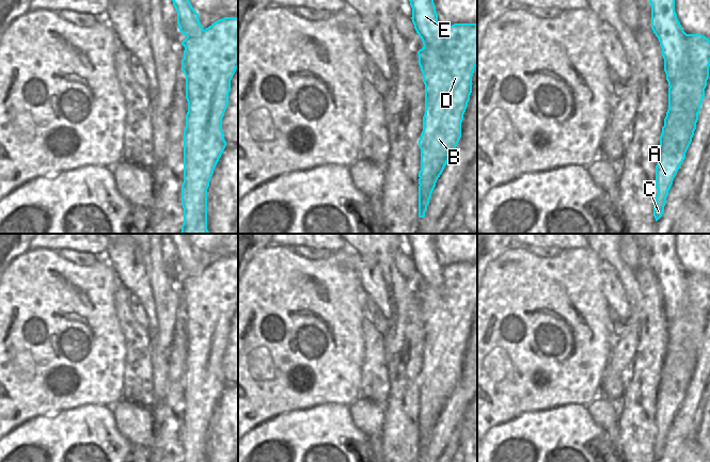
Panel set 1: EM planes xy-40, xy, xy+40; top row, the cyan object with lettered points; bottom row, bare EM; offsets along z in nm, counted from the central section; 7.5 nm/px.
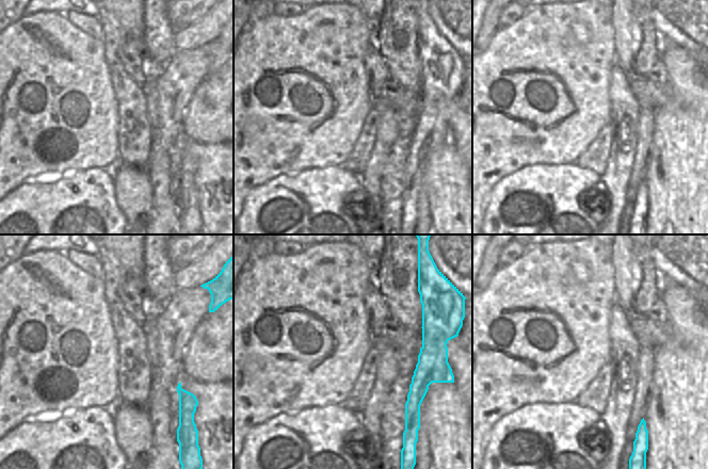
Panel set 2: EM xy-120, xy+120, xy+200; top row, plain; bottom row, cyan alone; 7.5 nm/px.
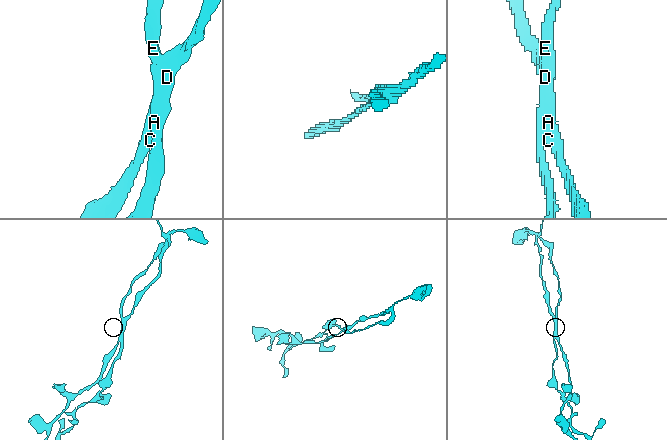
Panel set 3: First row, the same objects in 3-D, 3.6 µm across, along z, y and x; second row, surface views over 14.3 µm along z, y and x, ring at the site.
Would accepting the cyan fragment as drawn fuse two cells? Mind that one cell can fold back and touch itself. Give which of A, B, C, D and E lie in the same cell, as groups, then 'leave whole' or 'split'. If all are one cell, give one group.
A C E / B D; split

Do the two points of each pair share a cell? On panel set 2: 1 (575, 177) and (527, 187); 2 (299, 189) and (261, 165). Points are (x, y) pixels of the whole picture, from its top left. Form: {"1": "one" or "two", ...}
{"1": "one", "2": "two"}

